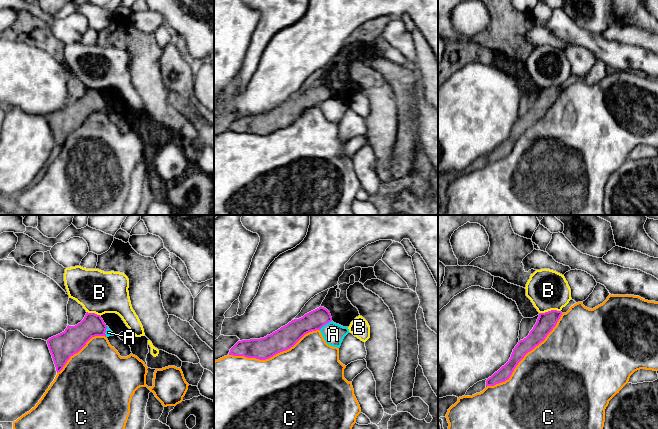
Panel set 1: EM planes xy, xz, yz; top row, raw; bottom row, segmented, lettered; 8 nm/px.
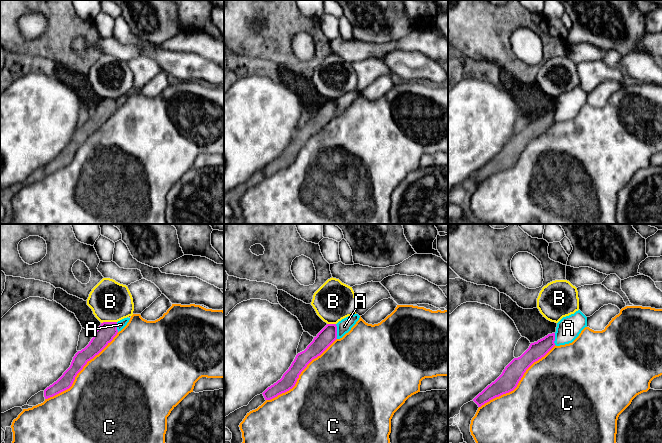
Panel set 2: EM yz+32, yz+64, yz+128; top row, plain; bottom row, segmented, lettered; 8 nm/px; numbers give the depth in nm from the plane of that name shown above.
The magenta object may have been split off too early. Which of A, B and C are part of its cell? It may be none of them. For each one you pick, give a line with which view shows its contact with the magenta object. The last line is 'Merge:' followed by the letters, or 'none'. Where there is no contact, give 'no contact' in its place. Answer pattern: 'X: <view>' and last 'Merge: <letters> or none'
Merge: none

